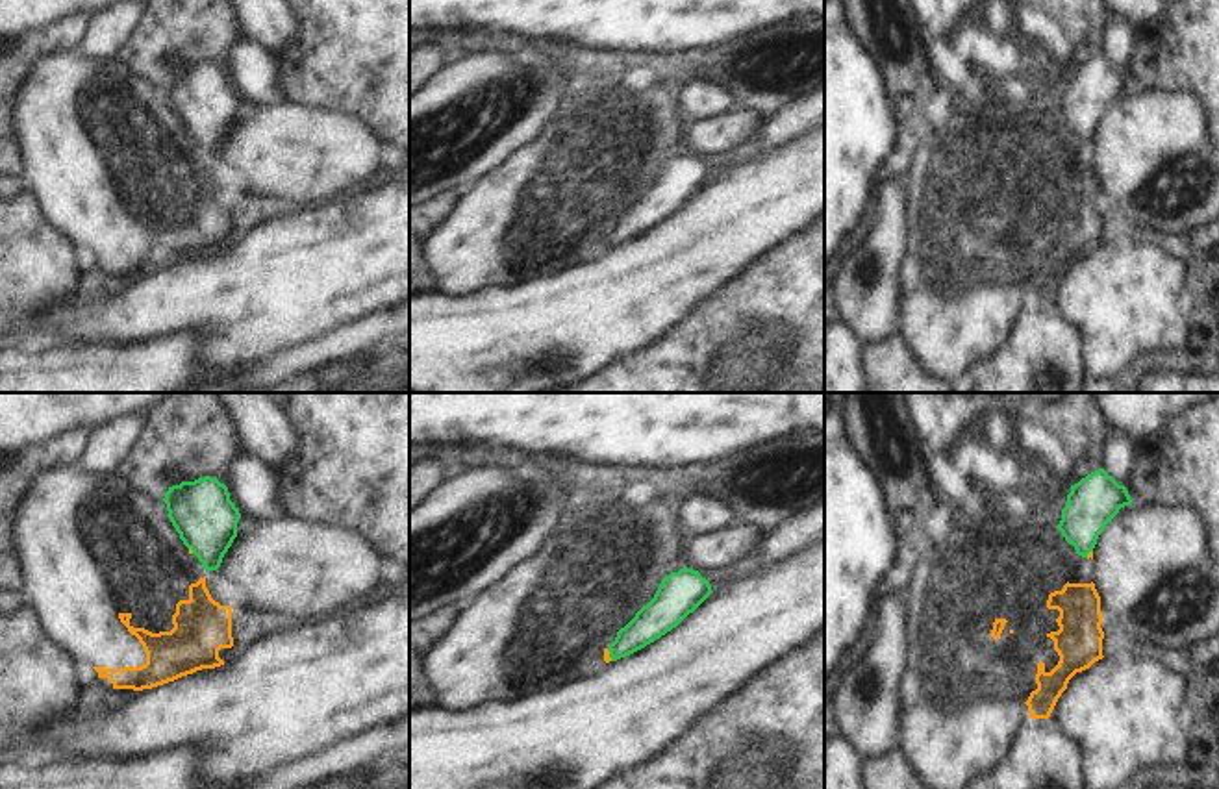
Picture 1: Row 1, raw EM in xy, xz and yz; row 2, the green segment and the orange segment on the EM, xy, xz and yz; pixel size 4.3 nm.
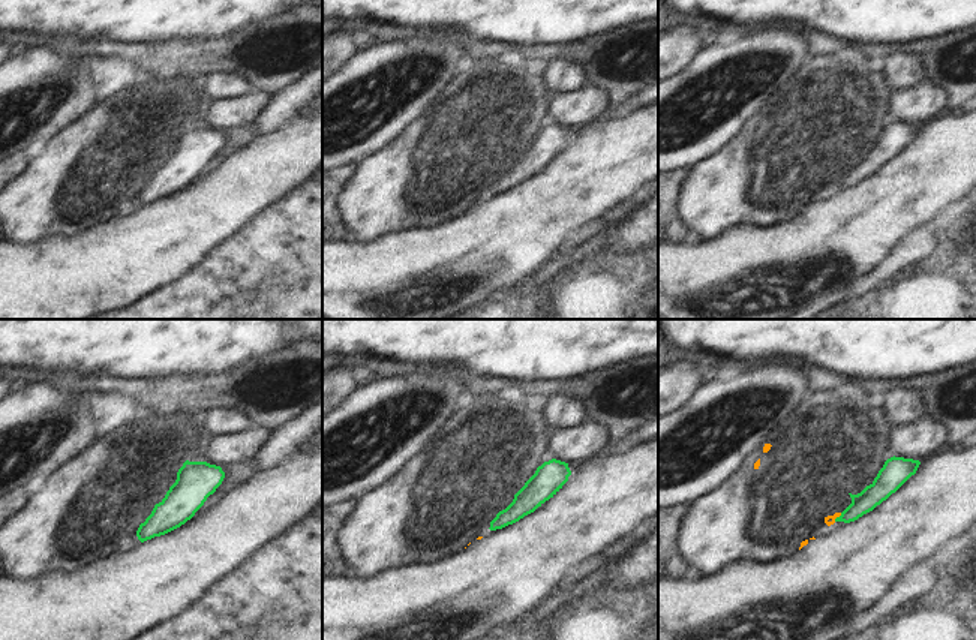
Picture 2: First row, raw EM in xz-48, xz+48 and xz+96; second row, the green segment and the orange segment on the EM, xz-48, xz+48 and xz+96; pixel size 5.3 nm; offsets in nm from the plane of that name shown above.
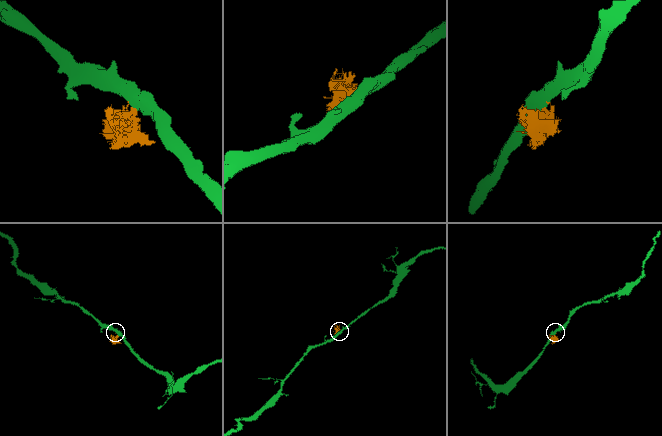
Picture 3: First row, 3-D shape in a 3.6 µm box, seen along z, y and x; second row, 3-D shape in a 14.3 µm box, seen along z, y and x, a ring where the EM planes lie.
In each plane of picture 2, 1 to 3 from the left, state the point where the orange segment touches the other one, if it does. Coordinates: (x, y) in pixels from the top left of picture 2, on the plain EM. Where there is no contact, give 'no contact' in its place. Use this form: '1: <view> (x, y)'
1: no contact
2: no contact
3: xz+96 (837, 182)

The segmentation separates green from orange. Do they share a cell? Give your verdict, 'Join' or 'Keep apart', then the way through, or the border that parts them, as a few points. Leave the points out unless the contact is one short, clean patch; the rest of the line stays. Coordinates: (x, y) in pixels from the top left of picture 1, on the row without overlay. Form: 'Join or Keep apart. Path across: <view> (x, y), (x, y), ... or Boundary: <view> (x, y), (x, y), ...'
Keep apart. Boundary: xz (606, 234), (612, 245)

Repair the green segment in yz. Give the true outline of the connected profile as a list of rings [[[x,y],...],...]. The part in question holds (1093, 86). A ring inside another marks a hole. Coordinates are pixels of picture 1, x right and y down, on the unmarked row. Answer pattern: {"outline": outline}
{"outline": [[[1099,54],[1071,70],[1062,106],[1056,111],[1076,139],[1087,143],[1106,109],[1130,91],[1132,83],[1104,54]]]}

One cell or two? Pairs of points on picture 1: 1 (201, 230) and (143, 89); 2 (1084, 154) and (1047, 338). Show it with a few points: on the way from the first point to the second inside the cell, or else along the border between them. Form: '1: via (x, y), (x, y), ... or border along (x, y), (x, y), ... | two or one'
1: via (175, 195), (143, 158), (141, 125) | one
2: border along (1045, 302), (1030, 302), (1010, 330) | two

